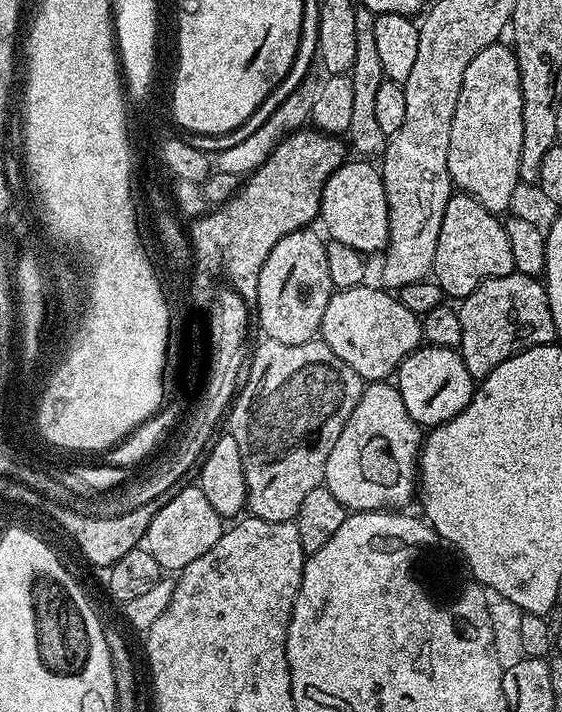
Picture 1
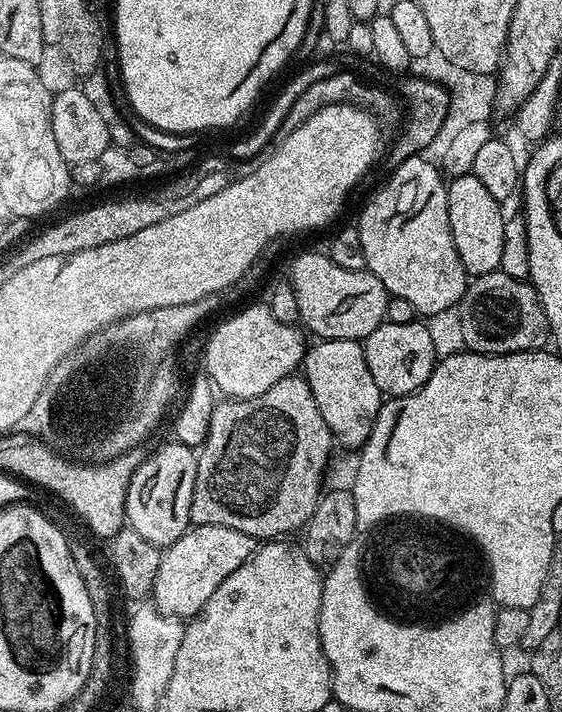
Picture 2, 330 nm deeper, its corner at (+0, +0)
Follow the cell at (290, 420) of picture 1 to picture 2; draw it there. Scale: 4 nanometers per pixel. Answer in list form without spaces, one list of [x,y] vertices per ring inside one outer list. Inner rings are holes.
[[[303,375],[282,378],[274,382],[266,394],[249,400],[228,398],[217,403],[210,418],[208,436],[196,452],[194,498],[190,502],[192,524],[230,526],[230,530],[250,534],[260,542],[287,537],[287,532],[299,533],[321,498],[325,487],[324,467],[332,456],[332,448],[332,431],[326,426],[326,418],[322,418],[322,410],[318,410],[318,402],[314,402],[314,394],[310,394]]]

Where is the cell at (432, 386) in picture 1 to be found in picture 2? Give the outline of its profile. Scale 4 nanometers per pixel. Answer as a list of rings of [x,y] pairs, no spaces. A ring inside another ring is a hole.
[[[424,322],[410,324],[380,324],[373,333],[364,338],[366,366],[374,374],[374,382],[385,397],[408,396],[417,392],[430,378],[438,359],[430,333]]]

